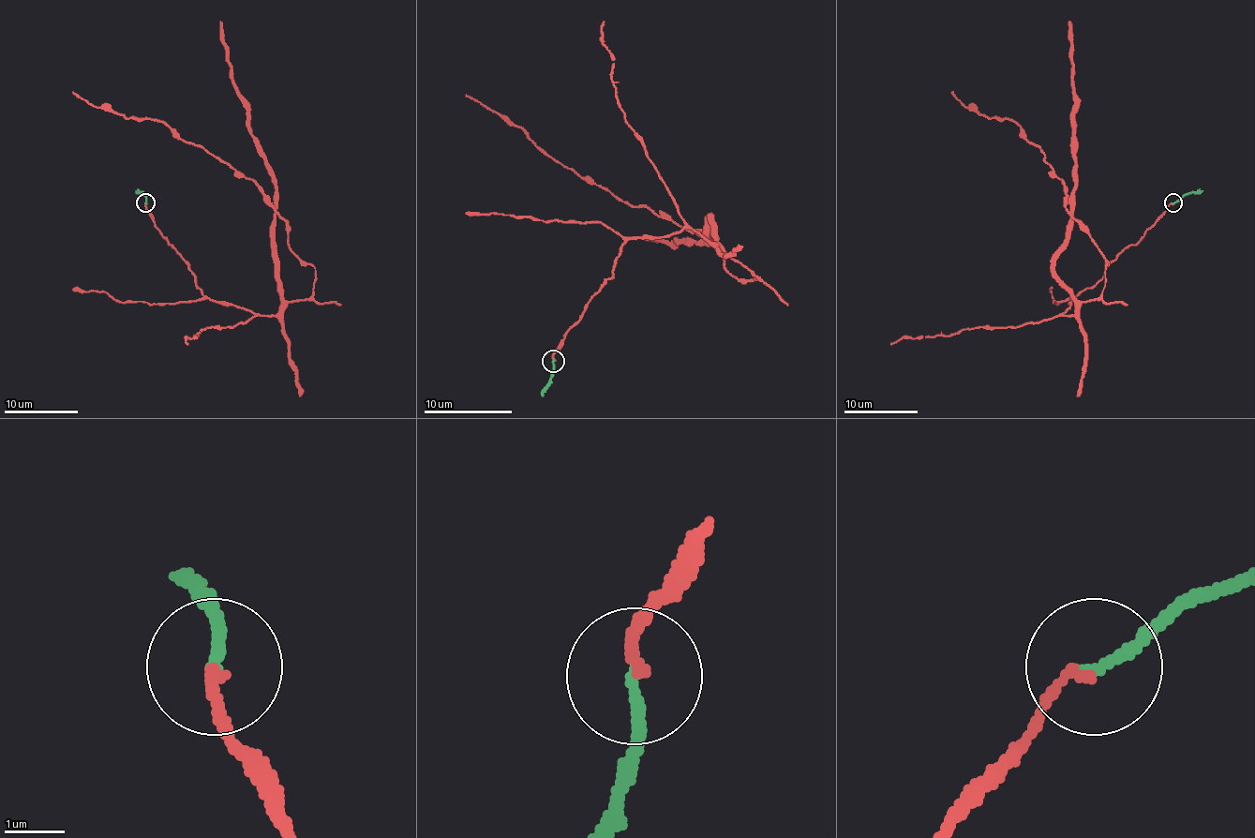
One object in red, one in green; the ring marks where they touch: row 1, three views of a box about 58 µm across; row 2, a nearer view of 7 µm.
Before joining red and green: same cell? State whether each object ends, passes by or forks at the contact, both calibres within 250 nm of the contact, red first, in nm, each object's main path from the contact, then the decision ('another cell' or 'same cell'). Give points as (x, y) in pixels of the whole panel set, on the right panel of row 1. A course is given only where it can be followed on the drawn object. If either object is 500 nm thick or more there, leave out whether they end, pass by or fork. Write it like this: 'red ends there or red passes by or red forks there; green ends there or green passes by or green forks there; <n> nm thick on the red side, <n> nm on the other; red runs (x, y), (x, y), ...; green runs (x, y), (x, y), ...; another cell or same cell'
red ends there; green ends there; 170 nm thick on the red side, 200 nm on the other; red runs (1173, 203), (1063, 316), (1074, 310), (1053, 269), (1067, 238), (1065, 185), (1015, 122), (988, 118), (952, 91); green runs (1173, 203), (1203, 190); same cell

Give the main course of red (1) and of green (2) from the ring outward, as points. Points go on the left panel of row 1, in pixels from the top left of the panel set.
1: (145, 203), (207, 299), (261, 316), (279, 310), (276, 210), (256, 185), (161, 122), (126, 118), (73, 91)
2: (145, 203), (145, 196), (136, 190)

